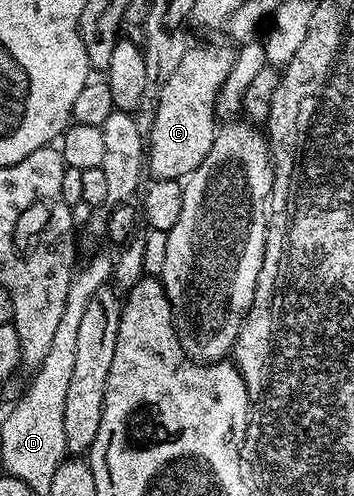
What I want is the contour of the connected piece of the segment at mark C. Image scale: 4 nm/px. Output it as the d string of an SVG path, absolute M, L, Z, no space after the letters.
M190 46L175 74L161 87L155 122L147 134L147 172L155 180L181 180L207 158L219 131L217 95L231 74L234 49Z

